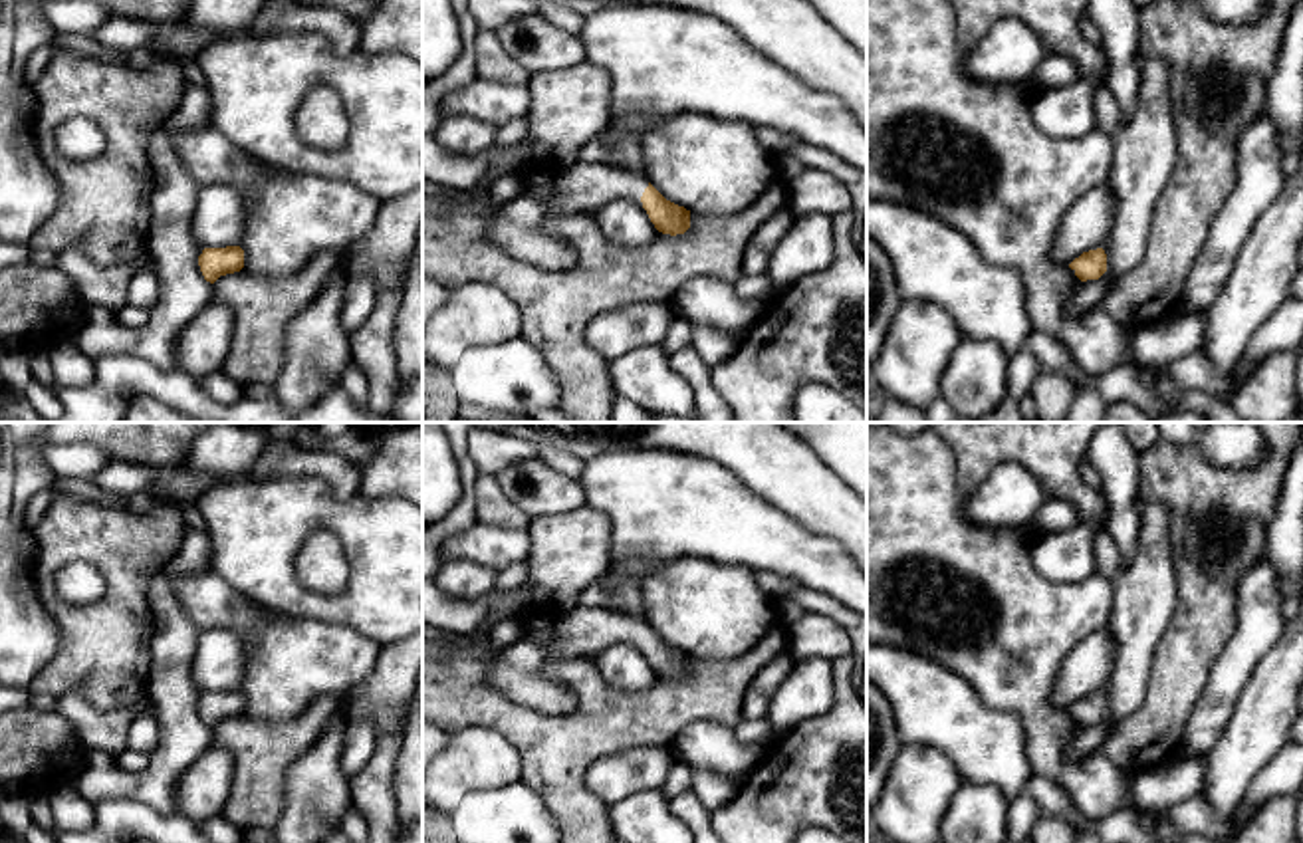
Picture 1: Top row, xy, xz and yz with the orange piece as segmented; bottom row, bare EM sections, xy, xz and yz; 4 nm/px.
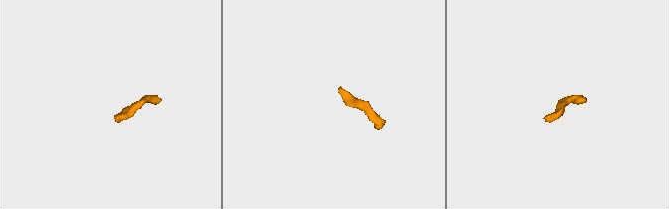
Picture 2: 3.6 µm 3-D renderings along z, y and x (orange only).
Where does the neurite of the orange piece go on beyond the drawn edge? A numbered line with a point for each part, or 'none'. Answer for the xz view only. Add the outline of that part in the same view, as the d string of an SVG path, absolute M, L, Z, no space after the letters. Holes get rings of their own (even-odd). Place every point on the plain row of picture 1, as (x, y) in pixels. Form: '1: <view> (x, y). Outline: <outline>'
1: xz (518, 673). Outline: M577 605L555 615L555 627L545 645L535 639L520 639L504 649L486 680L508 700L532 712L569 714L575 710L575 694L543 676L545 662L549 659L597 657L621 639L641 643L647 631L645 619L621 615L615 609Z

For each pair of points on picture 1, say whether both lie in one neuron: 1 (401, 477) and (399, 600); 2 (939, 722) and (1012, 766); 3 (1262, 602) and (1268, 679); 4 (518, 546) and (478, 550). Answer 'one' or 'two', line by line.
1: two
2: one
3: two
4: one

